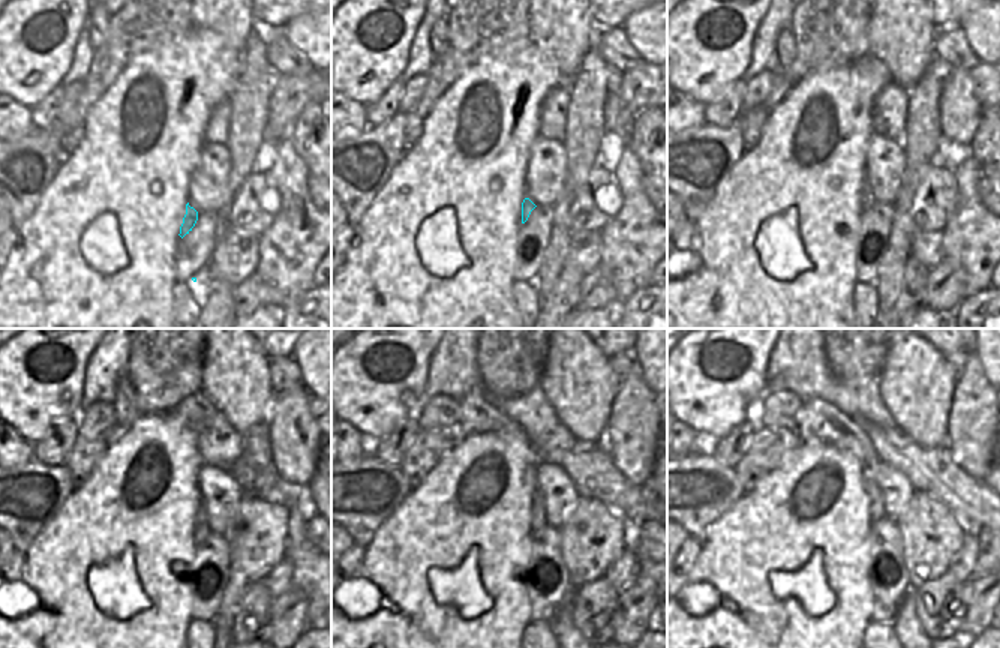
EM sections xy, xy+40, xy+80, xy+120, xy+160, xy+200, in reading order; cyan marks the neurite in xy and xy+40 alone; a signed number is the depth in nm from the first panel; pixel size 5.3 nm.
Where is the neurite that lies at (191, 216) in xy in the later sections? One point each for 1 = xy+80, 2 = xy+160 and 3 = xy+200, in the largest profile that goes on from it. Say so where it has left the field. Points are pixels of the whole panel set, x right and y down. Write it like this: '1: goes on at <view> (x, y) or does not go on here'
1: goes on at xy+80 (868, 200)
2: goes on at xy+160 (537, 503)
3: goes on at xy+200 (816, 422)

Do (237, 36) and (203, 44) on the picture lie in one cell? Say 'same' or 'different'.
different

